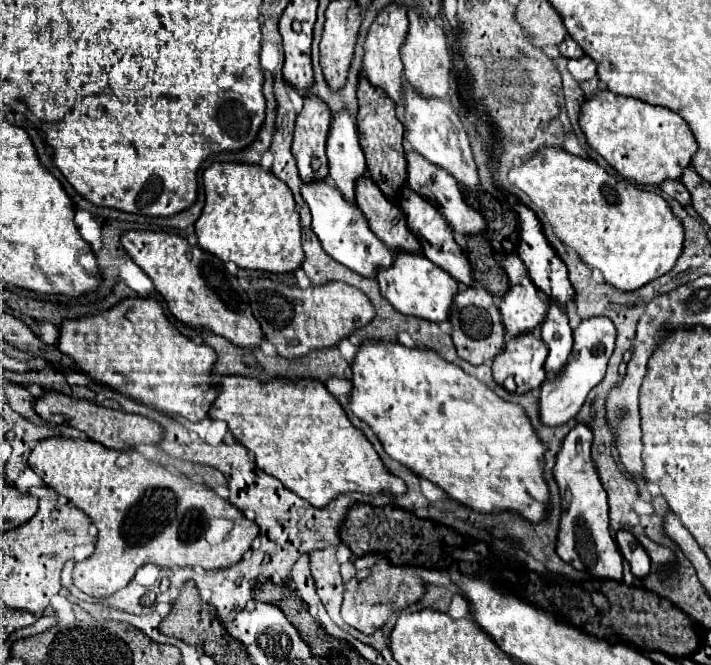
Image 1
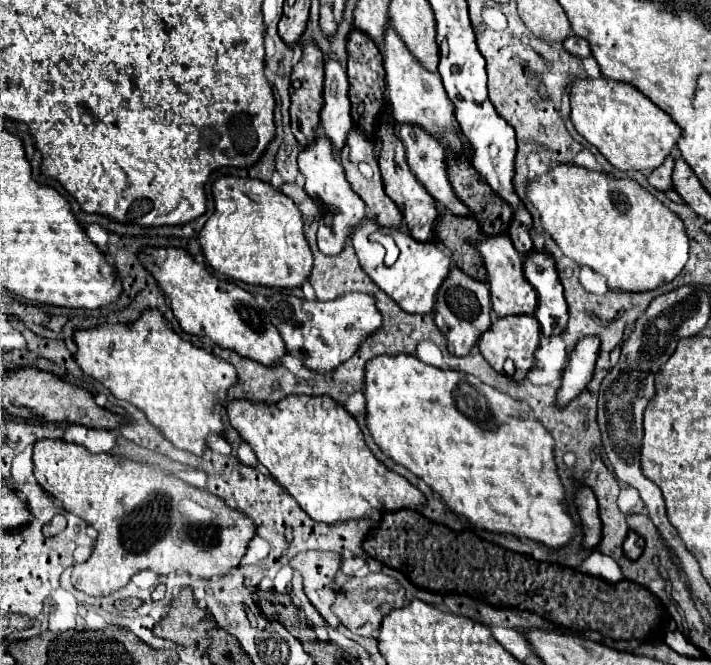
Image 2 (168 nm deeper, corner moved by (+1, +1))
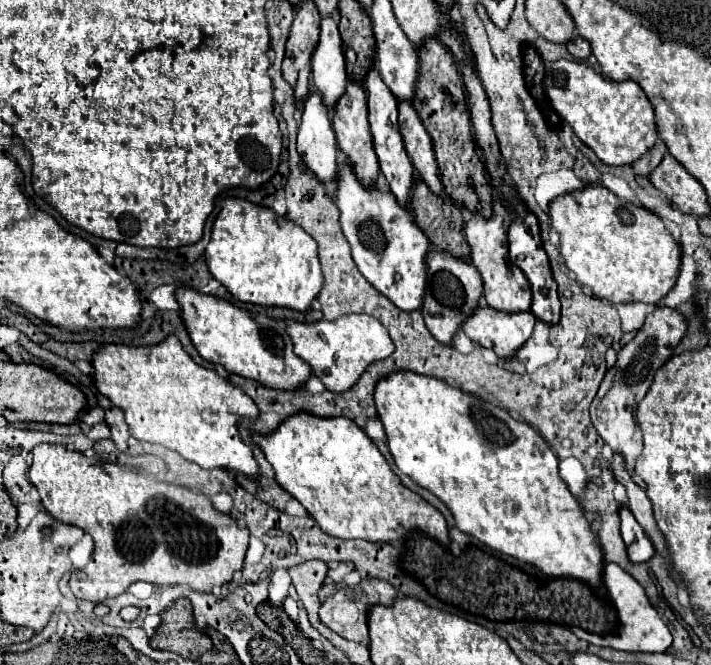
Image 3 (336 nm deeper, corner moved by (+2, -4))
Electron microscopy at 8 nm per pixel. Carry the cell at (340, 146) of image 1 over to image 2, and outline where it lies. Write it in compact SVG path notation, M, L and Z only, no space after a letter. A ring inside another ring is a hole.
M336 58L326 60L326 80L324 80L324 108L320 112L320 124L336 152L346 146L346 136L352 130L350 120L350 100L348 100L348 80L346 70Z

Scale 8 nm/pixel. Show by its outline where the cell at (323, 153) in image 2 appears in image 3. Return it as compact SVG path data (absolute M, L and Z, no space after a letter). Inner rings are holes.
M311 89L297 135L297 151L319 181L335 183L337 177L337 141L331 127L329 109L323 103L321 93Z

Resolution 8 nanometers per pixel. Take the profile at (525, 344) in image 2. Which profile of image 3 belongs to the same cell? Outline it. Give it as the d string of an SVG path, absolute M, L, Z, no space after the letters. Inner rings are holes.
M479 305L461 329L483 347L491 347L499 357L511 357L533 333L535 317L531 311L505 313L489 305Z

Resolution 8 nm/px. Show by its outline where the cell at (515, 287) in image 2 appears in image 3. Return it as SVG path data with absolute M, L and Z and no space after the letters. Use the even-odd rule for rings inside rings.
M493 211L491 217L471 213L465 223L465 239L471 247L471 263L477 267L483 279L483 297L489 307L499 311L529 311L531 309L531 285L525 273L509 261L507 233L505 233L505 211Z

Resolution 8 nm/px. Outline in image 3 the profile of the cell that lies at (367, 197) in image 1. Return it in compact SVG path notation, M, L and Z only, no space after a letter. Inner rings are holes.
M347 79L345 95L341 95L341 99L337 101L337 107L333 109L333 129L337 135L339 149L347 155L351 165L357 167L355 169L357 177L361 177L361 181L371 187L377 181L379 163L377 163L377 155L373 149L373 137L371 137L369 121L367 121L367 91L361 89L361 85L353 85L353 81L349 81L349 79Z

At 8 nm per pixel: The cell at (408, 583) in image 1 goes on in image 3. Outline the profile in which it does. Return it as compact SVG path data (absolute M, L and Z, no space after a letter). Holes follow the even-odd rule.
M363 579L359 585L343 587L335 595L327 597L319 609L319 619L321 619L321 623L325 623L329 629L333 629L337 635L345 637L347 641L367 645L369 643L369 639L367 639L367 607L377 605L377 603L391 605L395 597L397 597L397 589L393 585L389 585L387 581Z

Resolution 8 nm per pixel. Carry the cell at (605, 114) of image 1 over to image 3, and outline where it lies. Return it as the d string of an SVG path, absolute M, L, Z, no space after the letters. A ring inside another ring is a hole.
M557 59L545 69L545 89L553 109L603 163L631 165L655 145L653 107L635 81L607 81L585 61Z

